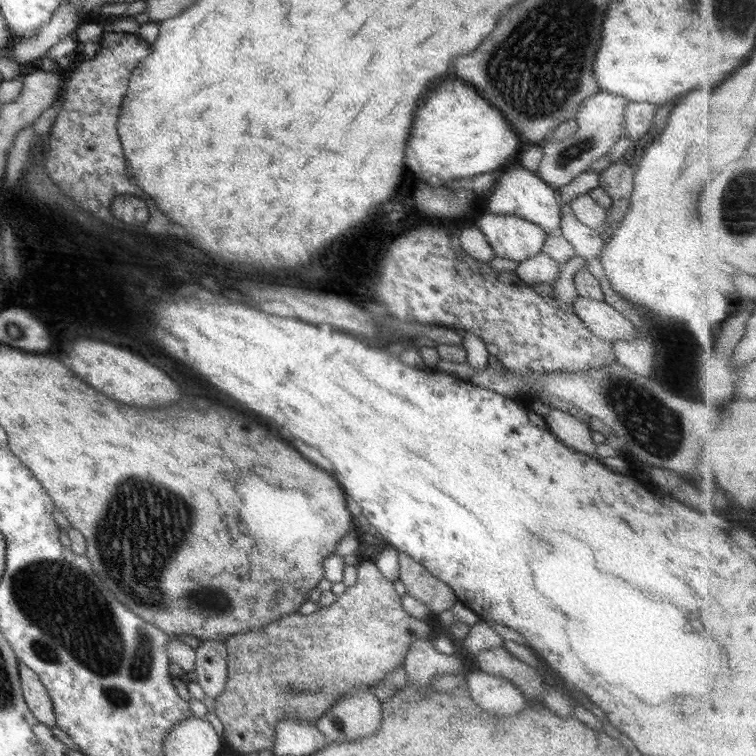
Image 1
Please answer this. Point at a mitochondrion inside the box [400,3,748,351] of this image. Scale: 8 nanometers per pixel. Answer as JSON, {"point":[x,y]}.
{"point":[535,87]}

